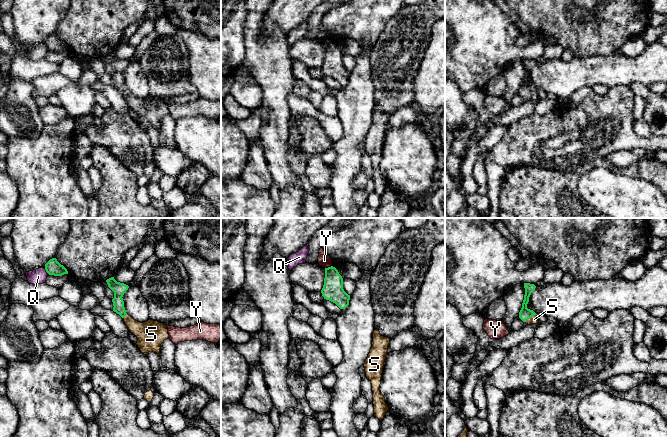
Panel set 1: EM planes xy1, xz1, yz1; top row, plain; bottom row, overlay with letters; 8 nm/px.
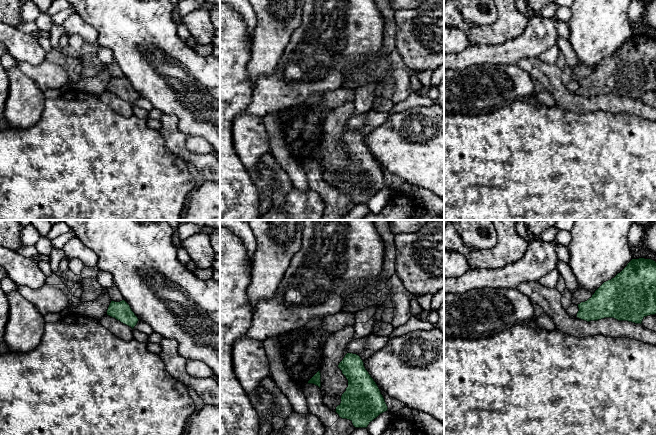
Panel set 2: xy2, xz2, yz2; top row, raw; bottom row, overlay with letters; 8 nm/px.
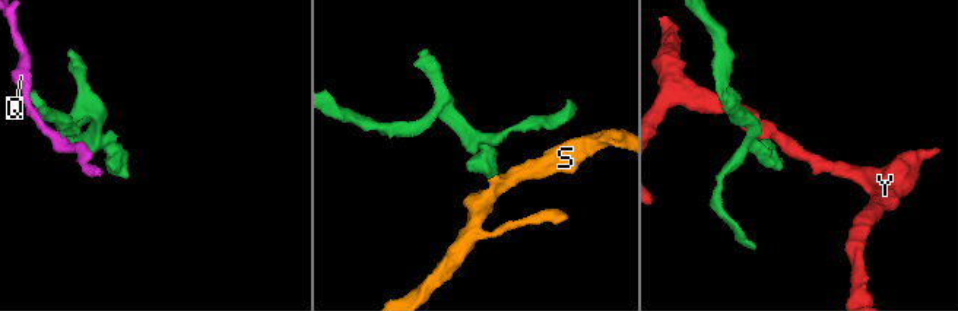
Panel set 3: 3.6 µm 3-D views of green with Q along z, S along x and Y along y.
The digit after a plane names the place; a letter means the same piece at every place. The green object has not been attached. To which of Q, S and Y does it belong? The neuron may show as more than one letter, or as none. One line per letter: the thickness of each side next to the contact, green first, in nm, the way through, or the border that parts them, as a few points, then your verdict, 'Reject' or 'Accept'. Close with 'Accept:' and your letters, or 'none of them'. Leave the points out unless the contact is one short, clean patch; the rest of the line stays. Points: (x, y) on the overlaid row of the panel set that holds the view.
Q: Thickness 120 nm (green) against 120 nm. Reject
S: Thickness 90 nm (green) against 60 nm. Path across: yz1 (525, 313), (530, 317), (534, 319). Accept
Y: Thickness 170 nm (green) against 110 nm. Boundary: xz1 (331, 265), (325, 268). Reject
Accept: S

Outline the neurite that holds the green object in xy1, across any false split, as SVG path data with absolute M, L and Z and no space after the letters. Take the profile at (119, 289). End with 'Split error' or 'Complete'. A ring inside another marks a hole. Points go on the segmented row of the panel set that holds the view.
M114 277L107 279L106 282L108 287L114 292L114 298L112 299L113 311L123 318L130 332L137 337L136 345L140 351L144 355L147 355L149 352L160 354L161 344L169 338L167 326L150 319L143 323L134 320L126 313L122 298L129 286L117 282Z. Split error

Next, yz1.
M524 283L524 288L525 288L525 295L522 303L522 308L519 312L519 318L528 325L539 324L537 314L533 310L527 308L529 297L531 293L535 290L536 286L530 283Z. Split error

